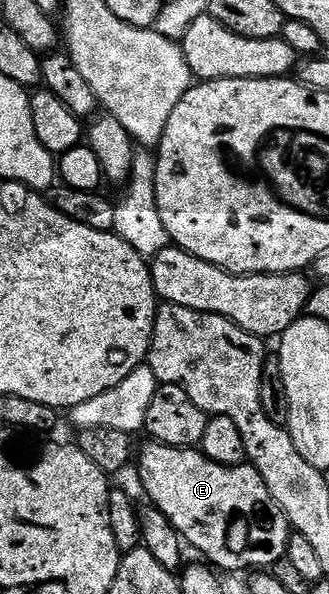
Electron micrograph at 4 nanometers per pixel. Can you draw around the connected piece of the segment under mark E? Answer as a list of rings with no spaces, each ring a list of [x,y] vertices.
[[[150,439],[144,442],[140,449],[138,446],[137,461],[139,457],[139,481],[147,492],[146,500],[165,515],[180,538],[203,556],[200,558],[206,559],[219,571],[247,568],[255,571],[260,567],[271,567],[278,557],[280,560],[286,554],[287,517],[273,495],[269,495],[269,487],[265,487],[265,479],[254,465],[222,465],[206,457],[198,447],[166,445],[163,441]]]

